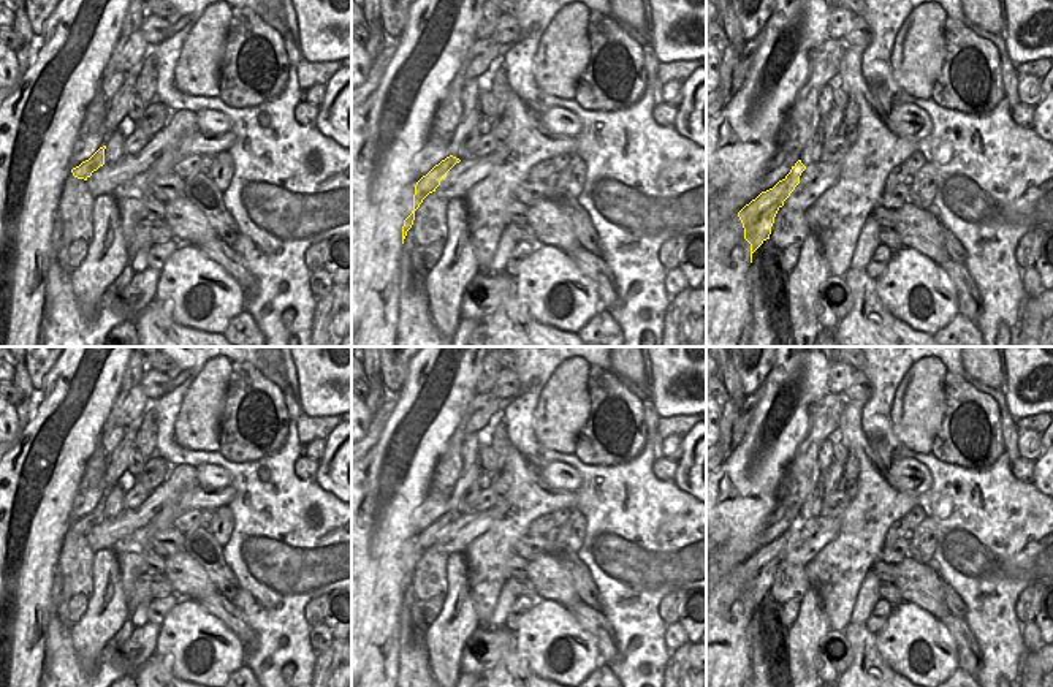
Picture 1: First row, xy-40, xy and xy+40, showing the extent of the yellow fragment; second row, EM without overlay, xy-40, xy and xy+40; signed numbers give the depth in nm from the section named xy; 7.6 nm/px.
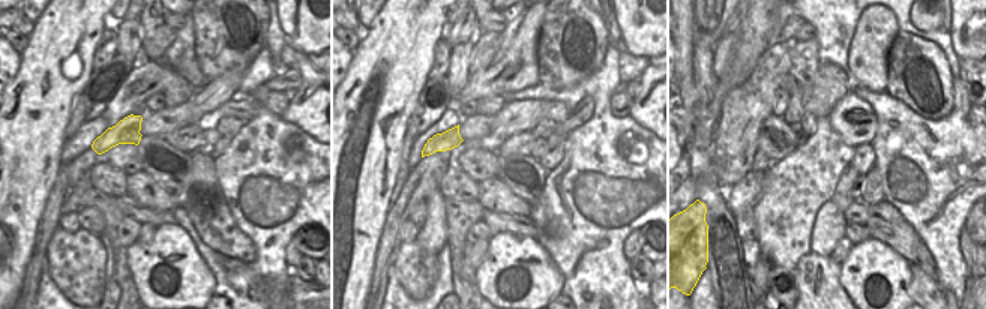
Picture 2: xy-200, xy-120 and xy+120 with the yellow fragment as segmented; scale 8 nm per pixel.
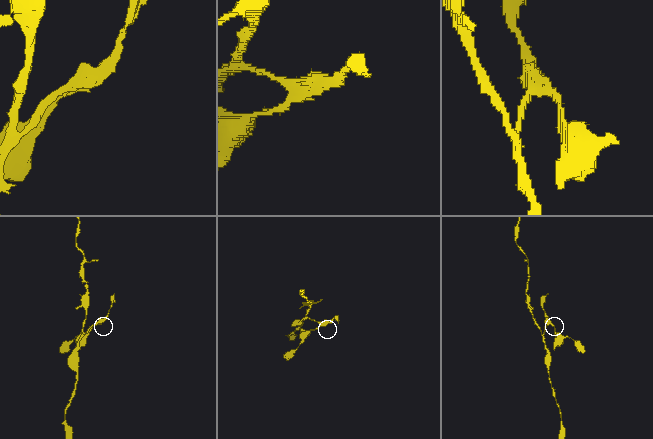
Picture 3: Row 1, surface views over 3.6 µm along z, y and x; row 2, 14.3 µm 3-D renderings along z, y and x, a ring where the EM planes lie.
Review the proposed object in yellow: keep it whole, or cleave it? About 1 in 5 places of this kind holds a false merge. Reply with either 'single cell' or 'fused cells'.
fused cells

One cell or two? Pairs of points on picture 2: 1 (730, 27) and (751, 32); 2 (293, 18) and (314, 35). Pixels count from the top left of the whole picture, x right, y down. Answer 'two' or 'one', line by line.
1: two
2: one

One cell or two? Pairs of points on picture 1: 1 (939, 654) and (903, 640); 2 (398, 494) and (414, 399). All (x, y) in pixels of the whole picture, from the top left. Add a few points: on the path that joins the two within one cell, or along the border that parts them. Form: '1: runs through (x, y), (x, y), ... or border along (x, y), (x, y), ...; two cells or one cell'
1: runs through (931, 645), (922, 637), (912, 640); one cell
2: runs through (395, 470), (415, 436), (415, 423); one cell

